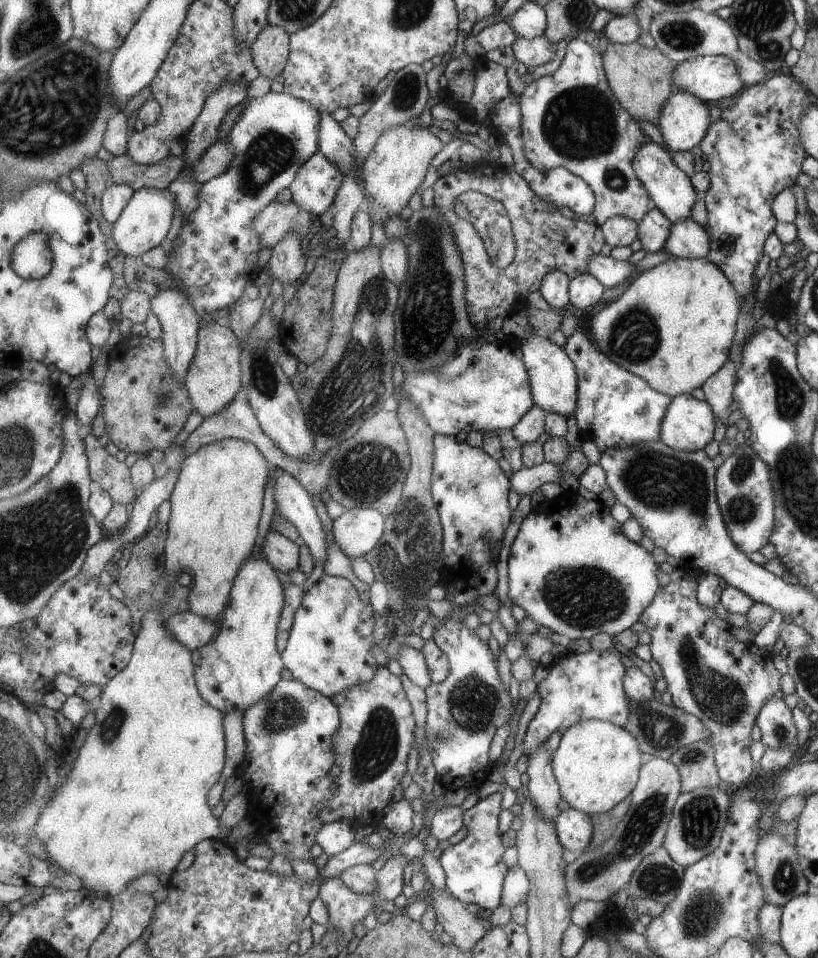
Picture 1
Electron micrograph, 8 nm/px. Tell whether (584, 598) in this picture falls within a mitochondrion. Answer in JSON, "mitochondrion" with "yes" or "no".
{"mitochondrion":"yes"}

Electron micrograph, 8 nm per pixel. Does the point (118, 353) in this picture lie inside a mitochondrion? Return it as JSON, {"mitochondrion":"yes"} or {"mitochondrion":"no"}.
{"mitochondrion":"no"}

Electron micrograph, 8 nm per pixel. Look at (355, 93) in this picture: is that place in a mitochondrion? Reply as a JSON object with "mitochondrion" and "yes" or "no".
{"mitochondrion":"no"}

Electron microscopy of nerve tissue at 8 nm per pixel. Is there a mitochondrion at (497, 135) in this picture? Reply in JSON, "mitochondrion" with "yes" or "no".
{"mitochondrion":"no"}

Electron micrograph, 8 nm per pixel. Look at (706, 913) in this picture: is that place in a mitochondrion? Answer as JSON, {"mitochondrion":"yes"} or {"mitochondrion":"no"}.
{"mitochondrion":"yes"}

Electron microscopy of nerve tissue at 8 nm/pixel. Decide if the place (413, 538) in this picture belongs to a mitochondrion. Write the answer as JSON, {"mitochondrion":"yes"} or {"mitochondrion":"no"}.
{"mitochondrion":"yes"}

